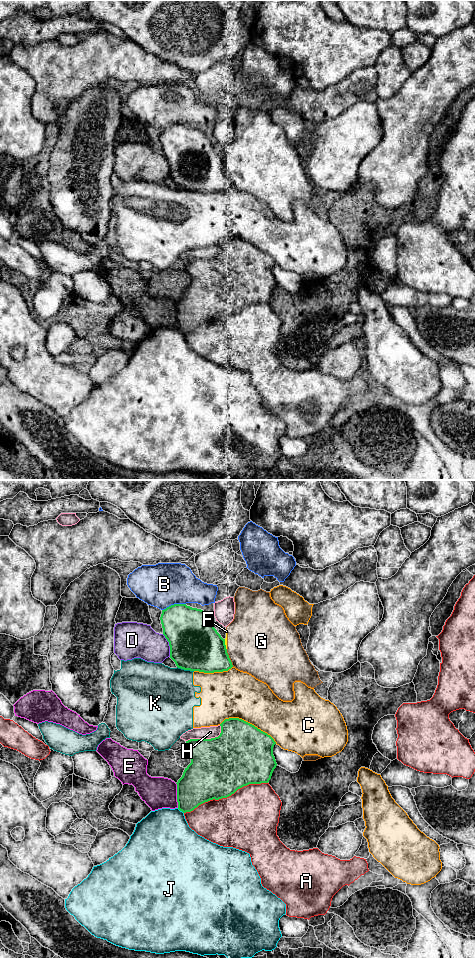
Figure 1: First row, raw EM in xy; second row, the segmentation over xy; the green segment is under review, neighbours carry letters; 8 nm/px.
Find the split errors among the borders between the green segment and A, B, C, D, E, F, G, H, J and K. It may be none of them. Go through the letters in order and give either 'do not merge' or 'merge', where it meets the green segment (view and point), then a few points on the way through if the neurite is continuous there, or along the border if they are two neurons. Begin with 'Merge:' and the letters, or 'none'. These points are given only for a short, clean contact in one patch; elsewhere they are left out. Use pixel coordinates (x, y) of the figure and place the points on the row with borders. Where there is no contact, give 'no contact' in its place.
Merge: none
A: do not merge; meets green in xy at (225, 797)
B: do not merge; meets green in xy at (174, 604)
C: do not merge; meets green in xy at (247, 722)
D: do not merge; meets green in xy at (169, 645); border along xy (162, 634), (168, 642), (170, 656)
E: do not merge; meets green in xy at (177, 795); border along xy (175, 783), (178, 807)
F: do not merge; meets green in xy at (224, 644)
G: do not merge; meets green in xy at (229, 658)
H: do not merge; meets green in xy at (206, 739)
J: do not merge; meets green in xy at (180, 810)
K: do not merge; meets green in xy at (185, 669)

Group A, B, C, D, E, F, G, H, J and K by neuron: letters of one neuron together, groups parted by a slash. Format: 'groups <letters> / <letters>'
groups A / B / C K / D / E / F G / H / J

